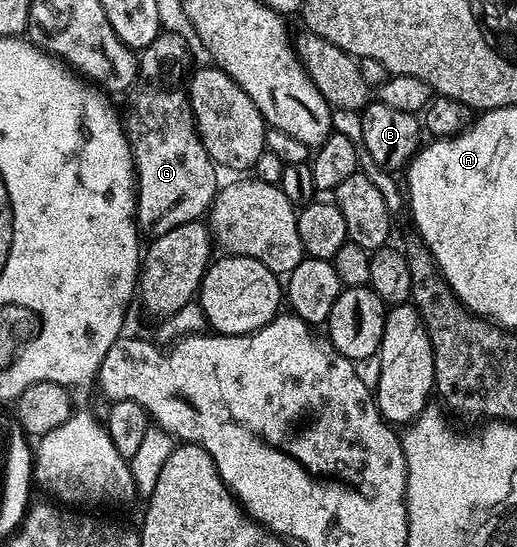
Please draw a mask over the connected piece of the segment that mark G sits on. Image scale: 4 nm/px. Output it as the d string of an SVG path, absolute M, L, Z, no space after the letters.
M169 30L162 31L161 35L155 38L155 42L151 42L151 46L140 49L138 77L131 92L133 101L124 113L129 118L129 125L133 124L133 139L129 141L129 149L132 151L137 148L137 154L133 157L137 193L137 227L146 237L149 235L149 238L167 234L167 230L180 224L201 220L210 211L213 197L219 191L218 169L211 157L205 153L201 135L197 133L197 124L193 120L188 95L184 91L176 92L173 89L173 63L183 59L184 56L184 38L176 36Z

